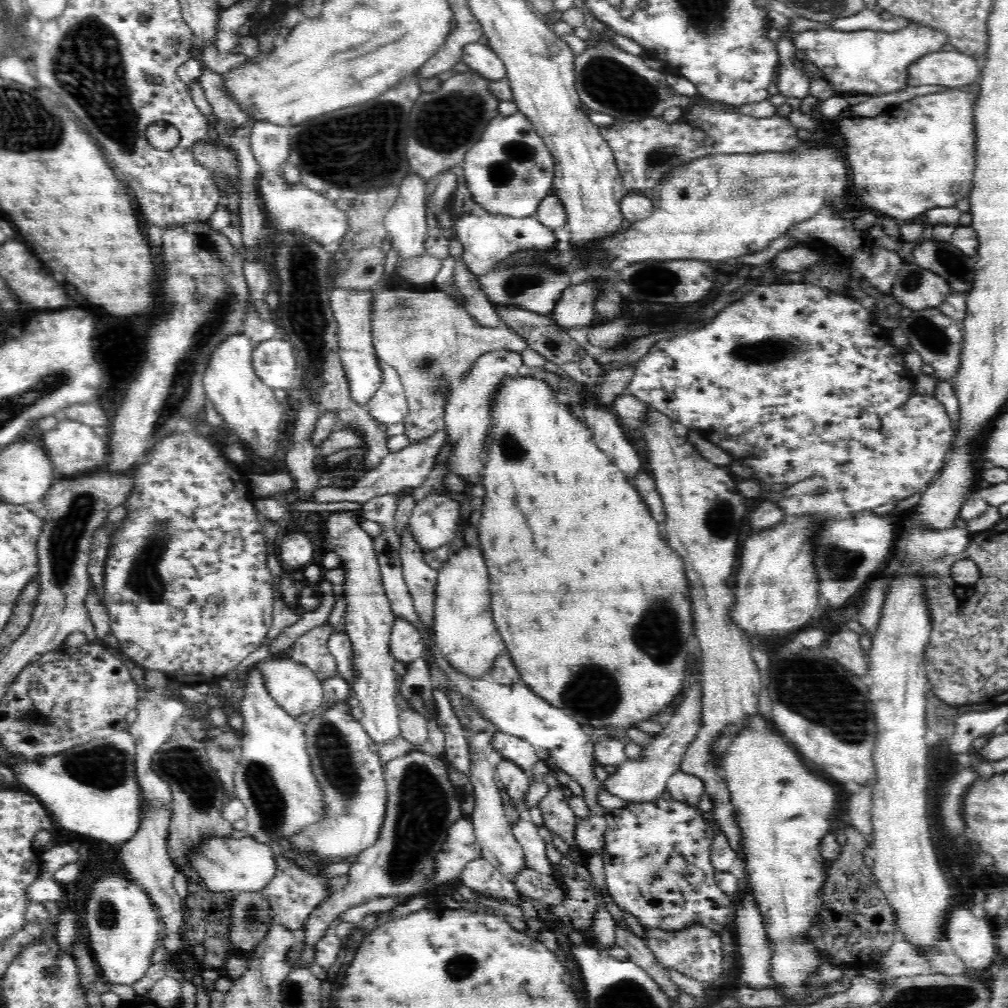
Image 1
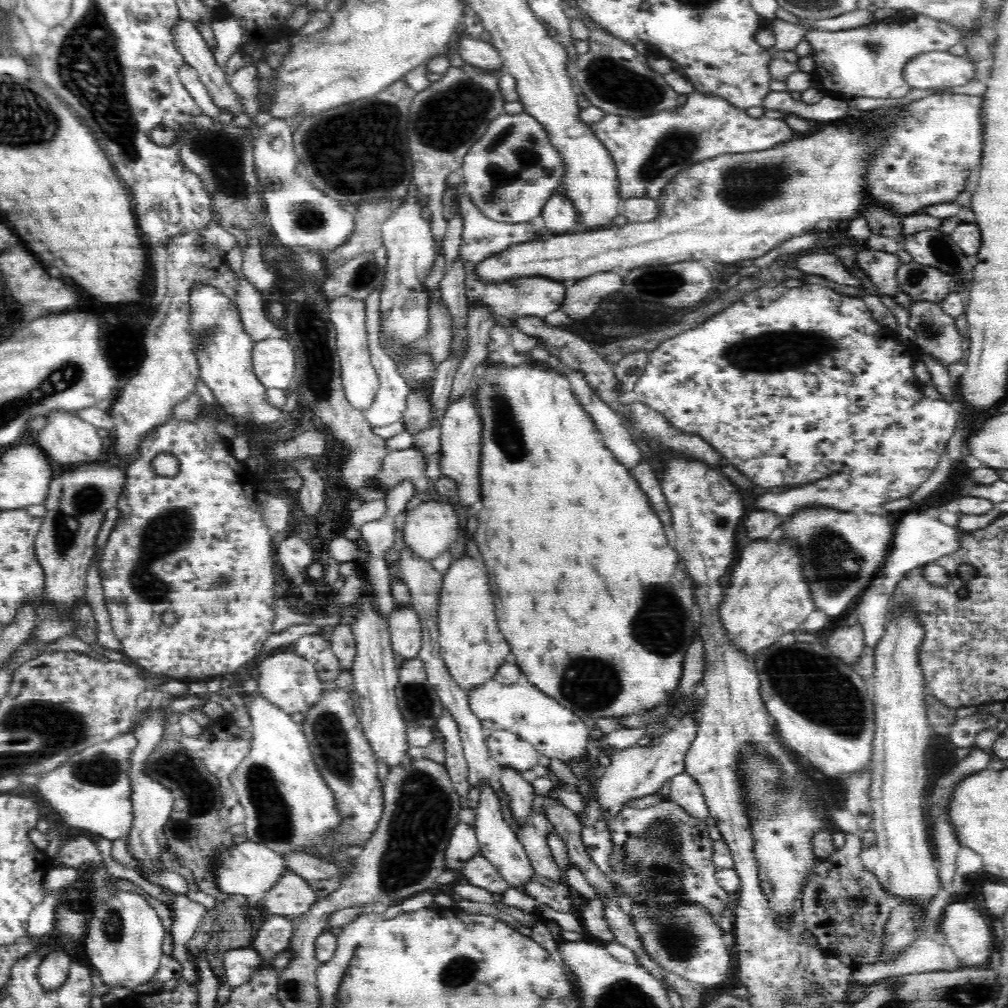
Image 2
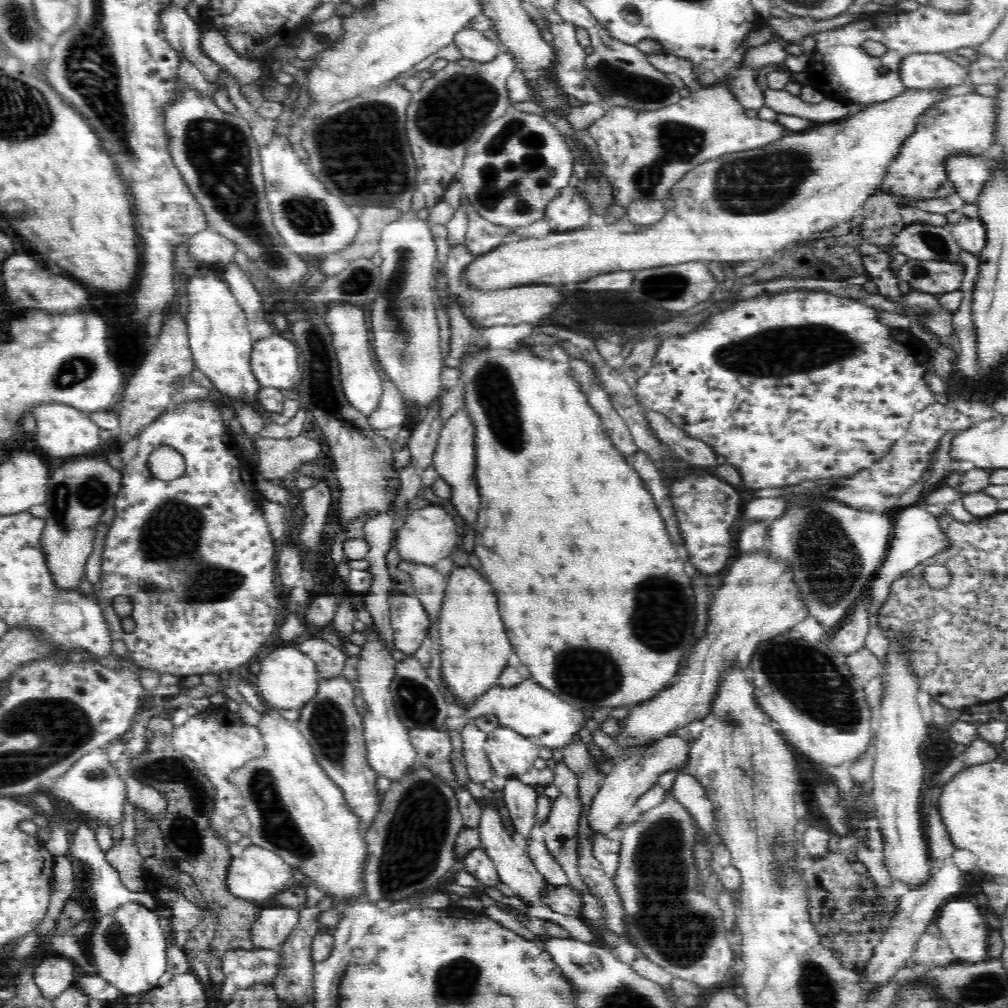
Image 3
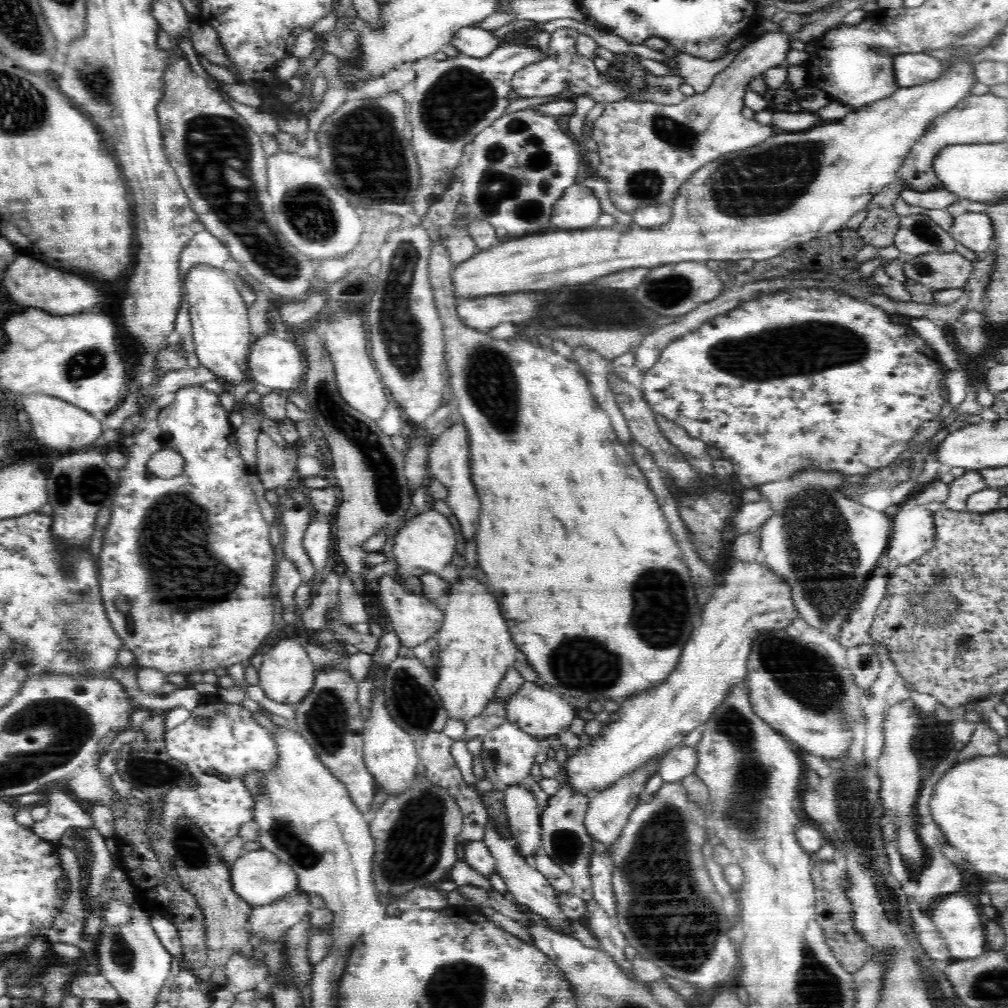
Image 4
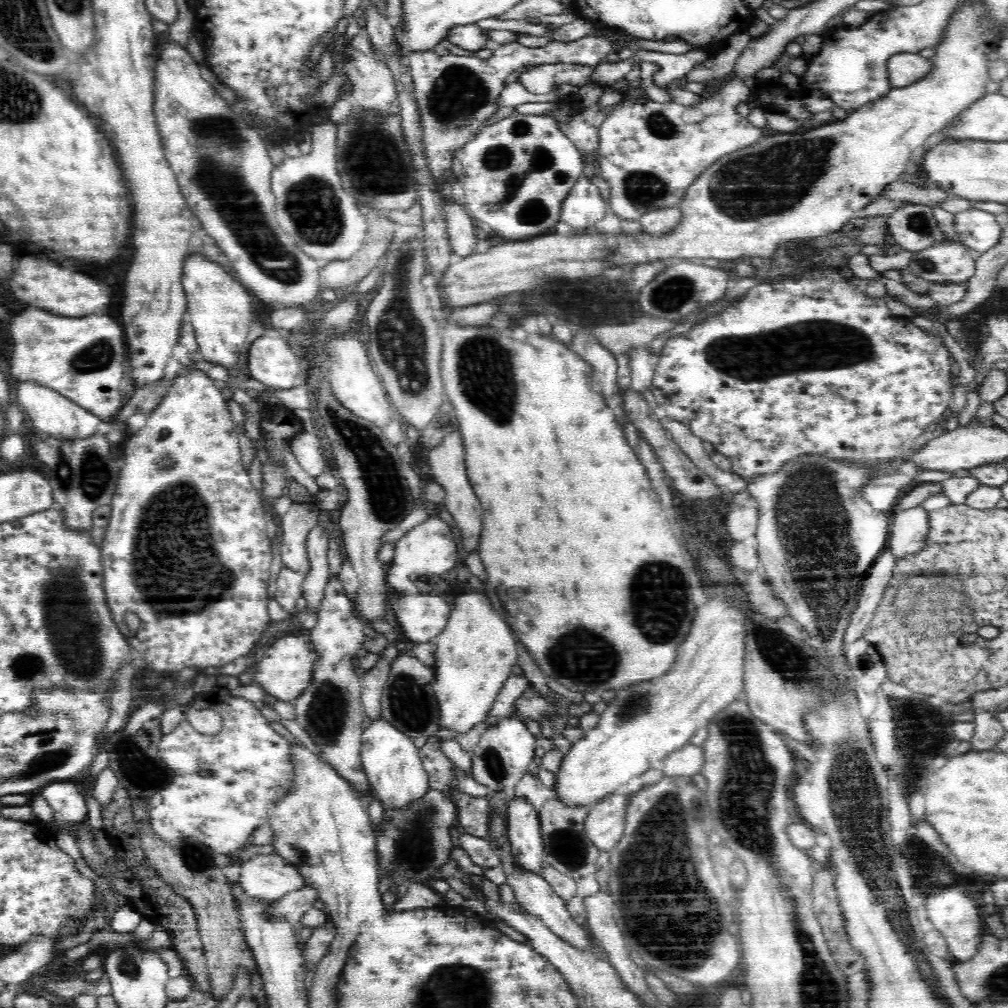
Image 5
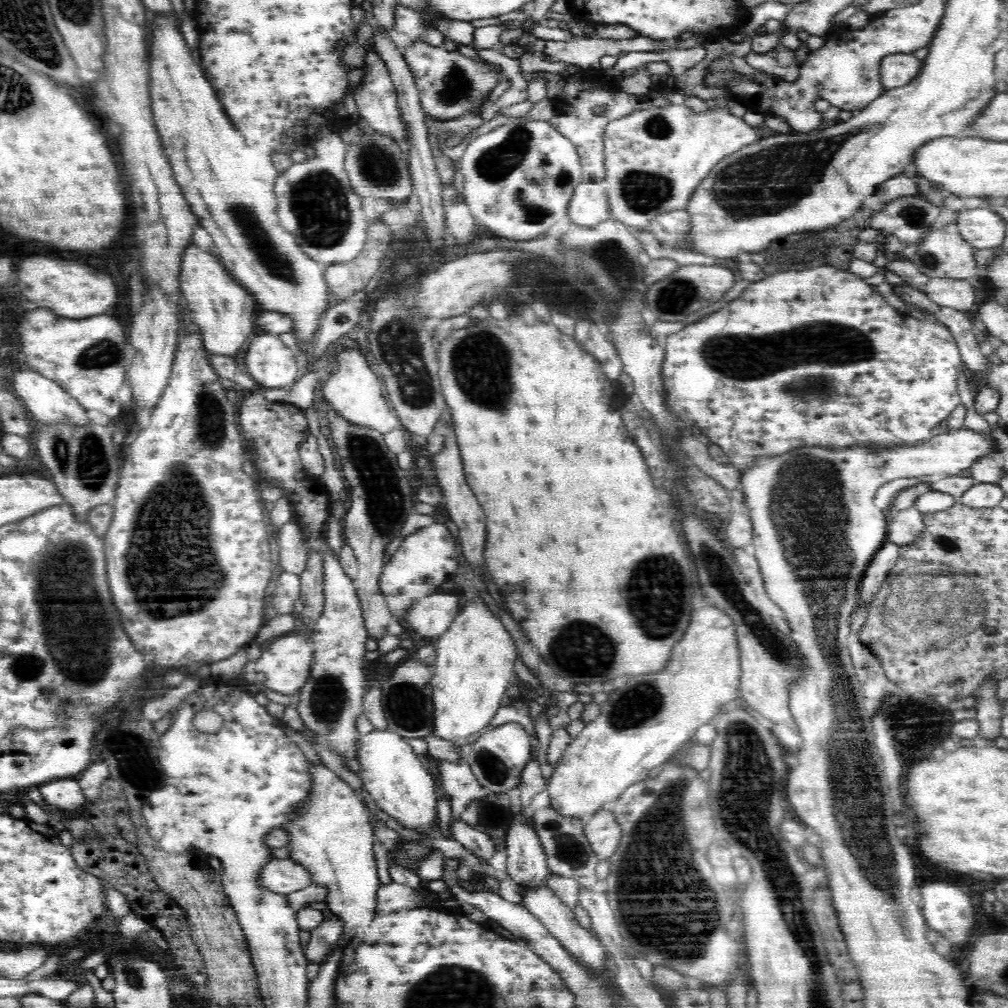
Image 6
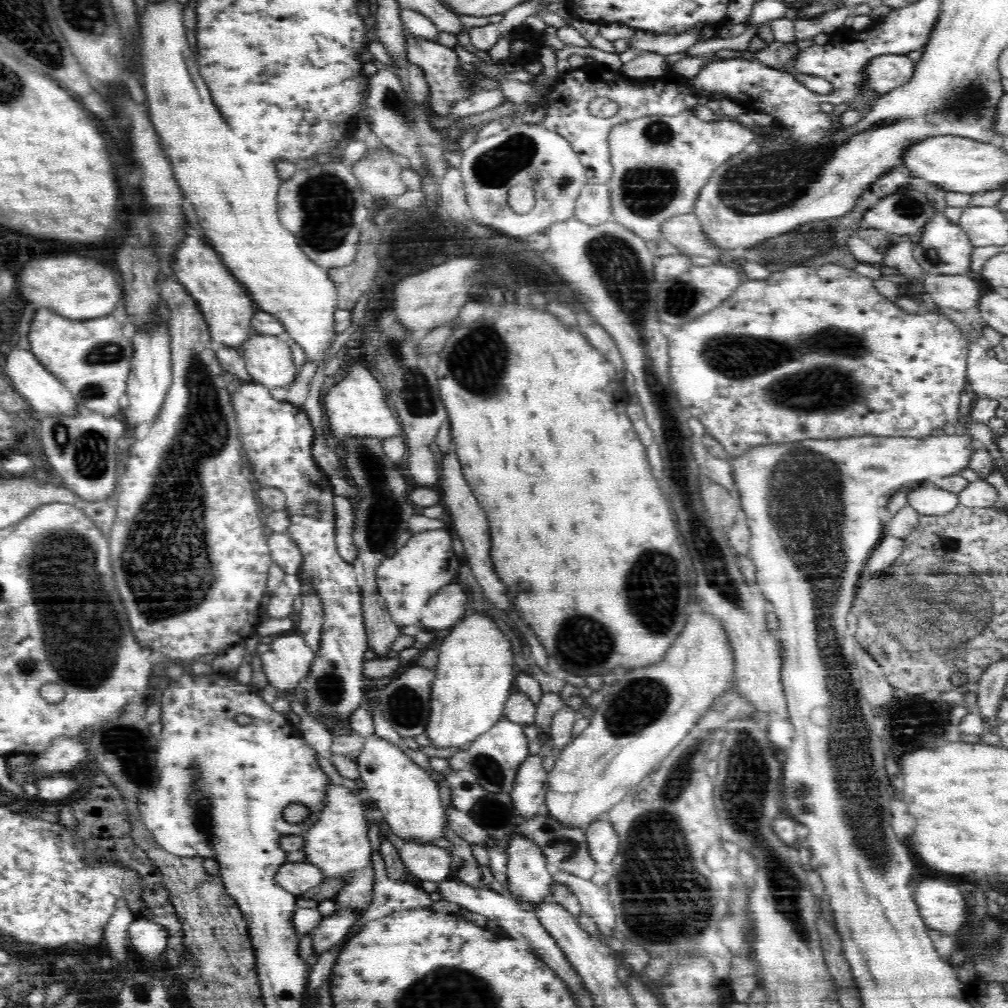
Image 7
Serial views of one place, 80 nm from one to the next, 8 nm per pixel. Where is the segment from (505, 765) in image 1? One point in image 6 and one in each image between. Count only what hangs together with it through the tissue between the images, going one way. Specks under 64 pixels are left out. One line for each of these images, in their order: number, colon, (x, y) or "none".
2: (520, 793)
3: (520, 800)
4: (521, 806)
5: (524, 833)
6: (527, 865)

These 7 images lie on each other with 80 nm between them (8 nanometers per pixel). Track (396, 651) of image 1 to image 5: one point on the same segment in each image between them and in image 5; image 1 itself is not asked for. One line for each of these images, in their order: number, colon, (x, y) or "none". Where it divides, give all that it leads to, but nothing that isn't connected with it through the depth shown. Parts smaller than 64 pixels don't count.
2: (405, 629)
3: (410, 622)
4: (415, 618)
5: (421, 617)

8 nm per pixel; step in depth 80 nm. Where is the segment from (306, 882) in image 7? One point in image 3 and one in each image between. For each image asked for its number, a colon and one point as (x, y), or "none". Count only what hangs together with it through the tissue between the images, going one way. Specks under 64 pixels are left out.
3: (256, 875)
4: (259, 877)
5: (263, 877)
6: (279, 876)

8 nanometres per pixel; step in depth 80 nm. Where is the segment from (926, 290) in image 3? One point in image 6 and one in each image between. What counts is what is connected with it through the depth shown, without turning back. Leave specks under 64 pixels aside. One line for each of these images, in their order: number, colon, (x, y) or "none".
4: (943, 270)
5: (949, 263)
6: (944, 253)

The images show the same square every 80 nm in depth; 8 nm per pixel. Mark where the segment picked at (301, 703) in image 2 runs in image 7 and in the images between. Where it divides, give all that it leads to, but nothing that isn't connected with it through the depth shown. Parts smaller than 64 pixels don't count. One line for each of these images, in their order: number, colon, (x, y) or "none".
3: (288, 679)
4: (286, 674)
5: (286, 670)
6: (284, 665)
7: (289, 659)

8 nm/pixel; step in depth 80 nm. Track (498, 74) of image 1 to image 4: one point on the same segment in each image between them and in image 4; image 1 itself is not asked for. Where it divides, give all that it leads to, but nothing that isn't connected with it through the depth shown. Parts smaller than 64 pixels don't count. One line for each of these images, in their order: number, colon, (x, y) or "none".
2: (473, 51)
3: (473, 45)
4: (474, 41)

